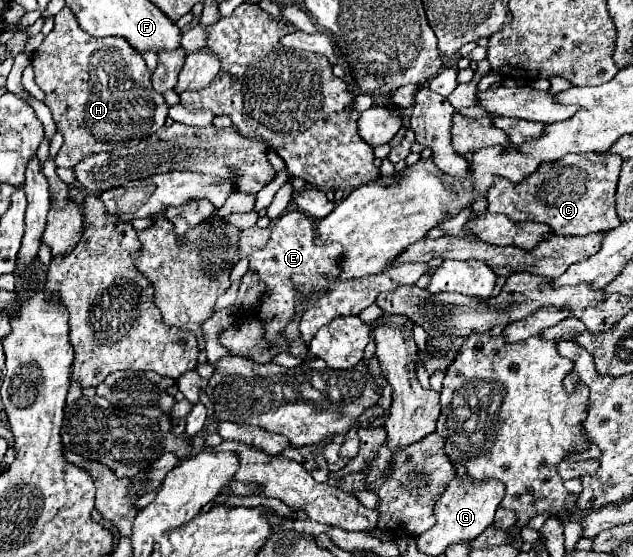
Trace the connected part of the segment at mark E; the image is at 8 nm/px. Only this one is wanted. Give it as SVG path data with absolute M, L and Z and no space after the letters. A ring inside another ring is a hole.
M283 212L279 220L271 226L271 238L265 248L249 254L249 270L253 270L265 282L265 294L259 304L251 310L237 312L237 318L231 328L219 334L219 344L231 350L233 356L243 356L255 364L269 364L281 352L289 350L285 340L285 328L295 318L295 304L303 302L303 314L299 318L299 336L305 344L311 342L315 332L331 322L337 316L359 316L359 312L371 306L381 292L395 290L399 286L409 286L419 280L421 274L429 272L427 264L399 264L391 266L385 274L371 278L339 278L339 262L343 258L343 246L337 242L325 242L323 246L315 244L317 222L303 212ZM303 292L303 298L299 298ZM251 314L259 322L251 322Z

